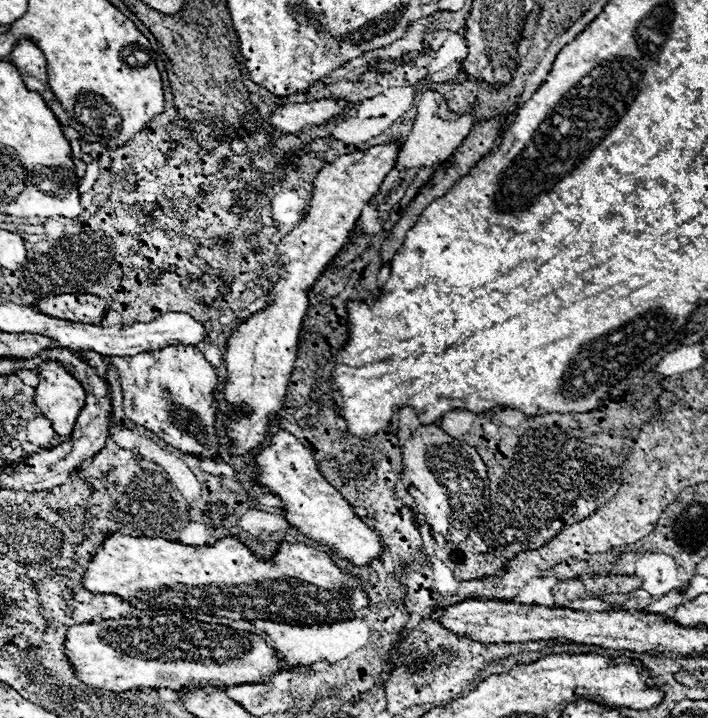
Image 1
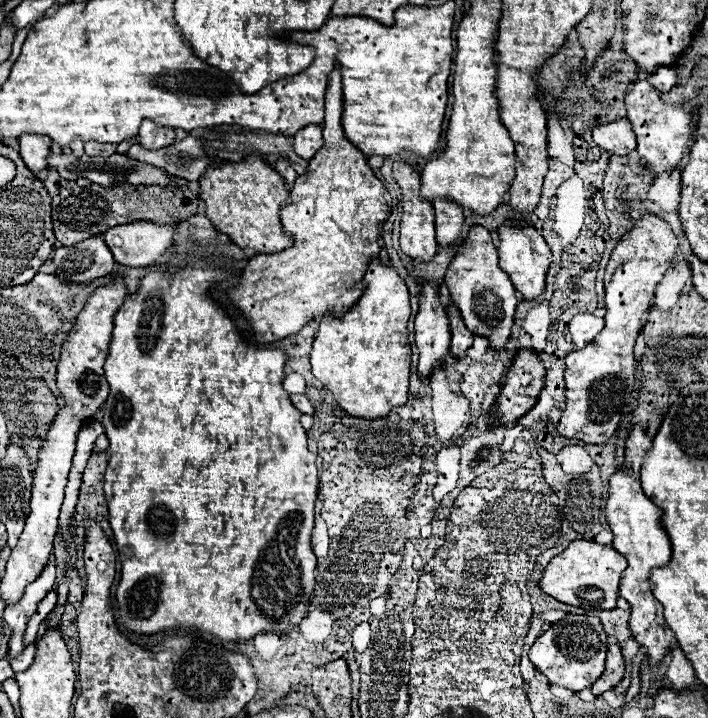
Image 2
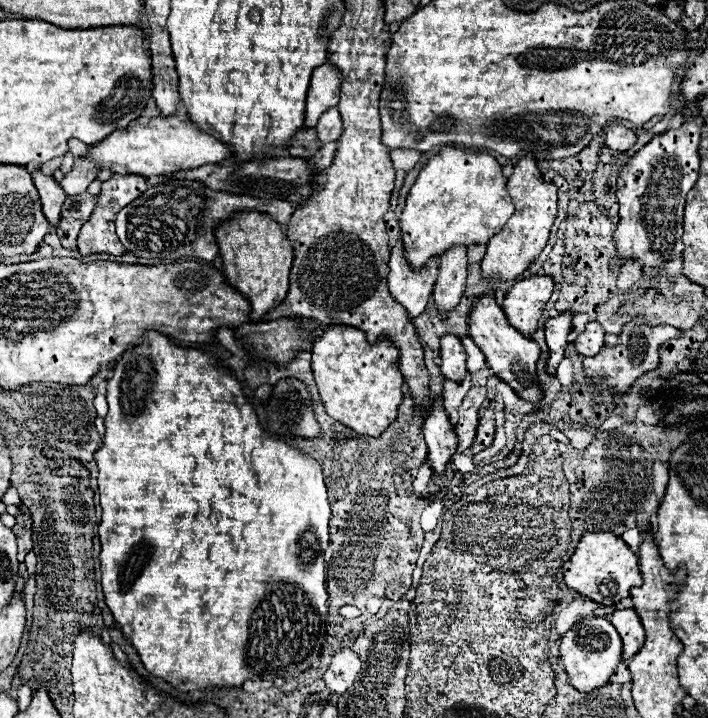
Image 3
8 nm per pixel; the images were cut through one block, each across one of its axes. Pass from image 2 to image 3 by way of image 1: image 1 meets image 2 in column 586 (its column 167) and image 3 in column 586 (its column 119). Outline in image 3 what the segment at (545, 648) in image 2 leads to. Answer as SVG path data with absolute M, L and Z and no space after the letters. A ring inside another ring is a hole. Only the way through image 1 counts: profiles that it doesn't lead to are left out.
M602 616L586 618L572 626L560 640L560 658L568 672L570 684L580 692L596 690L608 684L608 678L616 672L618 664L622 662L622 640L610 620Z

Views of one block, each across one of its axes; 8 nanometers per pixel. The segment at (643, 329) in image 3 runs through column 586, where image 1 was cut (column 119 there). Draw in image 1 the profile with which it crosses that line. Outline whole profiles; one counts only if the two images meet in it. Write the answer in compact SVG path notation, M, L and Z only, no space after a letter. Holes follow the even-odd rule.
M168 346L112 362L120 374L124 414L136 426L152 430L166 444L192 456L216 458L222 438L216 430L214 390L218 376L196 346Z

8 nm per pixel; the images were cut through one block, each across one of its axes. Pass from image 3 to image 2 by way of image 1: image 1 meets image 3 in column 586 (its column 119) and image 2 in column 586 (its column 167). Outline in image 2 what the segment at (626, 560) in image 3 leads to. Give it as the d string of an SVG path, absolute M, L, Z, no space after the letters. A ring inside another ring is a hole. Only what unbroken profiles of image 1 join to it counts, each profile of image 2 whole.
M574 540L562 554L550 560L542 574L540 588L562 604L584 610L614 610L626 564L628 560L612 546L604 546L594 540Z

